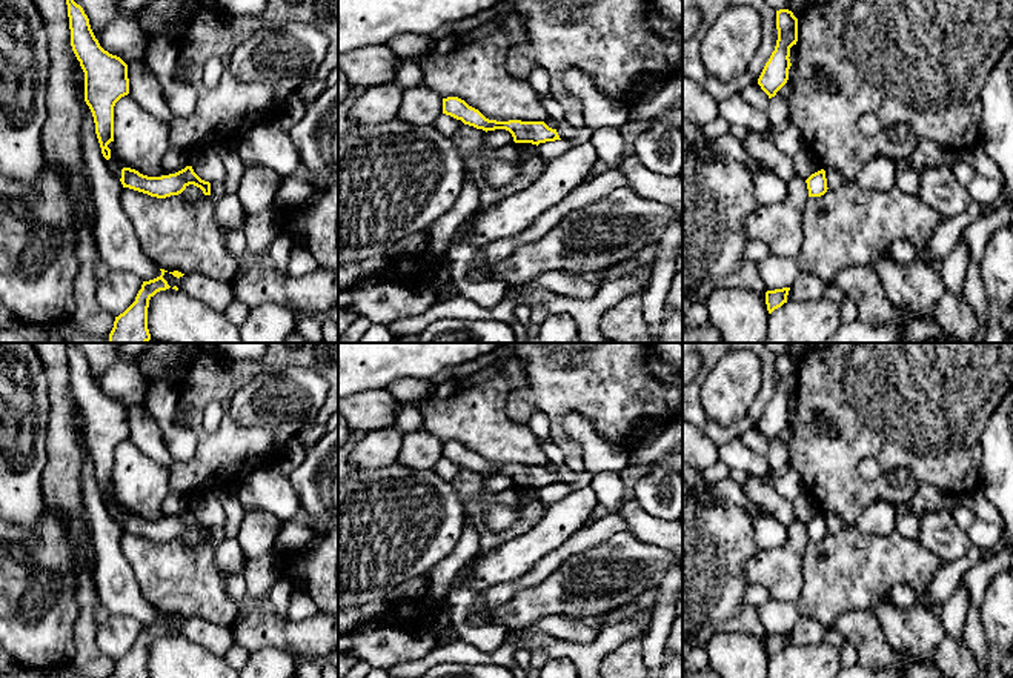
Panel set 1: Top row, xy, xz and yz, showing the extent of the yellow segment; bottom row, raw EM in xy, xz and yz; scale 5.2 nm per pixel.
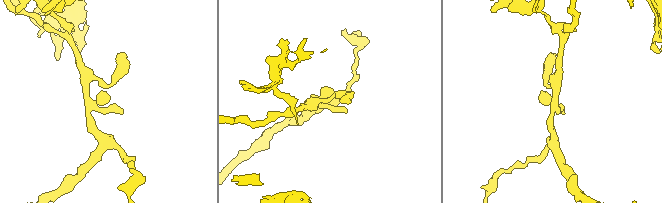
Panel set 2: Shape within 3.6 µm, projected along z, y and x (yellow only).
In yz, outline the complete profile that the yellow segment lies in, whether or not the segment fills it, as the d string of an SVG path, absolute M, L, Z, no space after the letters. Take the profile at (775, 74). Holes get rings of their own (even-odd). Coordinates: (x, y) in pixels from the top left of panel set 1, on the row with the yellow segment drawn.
M789 9L776 11L778 40L775 51L766 63L758 85L769 95L775 97L776 92L787 83L790 63L790 48L798 42L798 18Z

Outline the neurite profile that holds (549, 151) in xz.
M564 140L546 141L538 145L538 154L549 163L563 155L570 148L572 145Z

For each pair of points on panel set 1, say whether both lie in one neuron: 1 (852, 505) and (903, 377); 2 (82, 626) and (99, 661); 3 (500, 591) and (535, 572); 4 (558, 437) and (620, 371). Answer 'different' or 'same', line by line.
1: same
2: same
3: same
4: same

